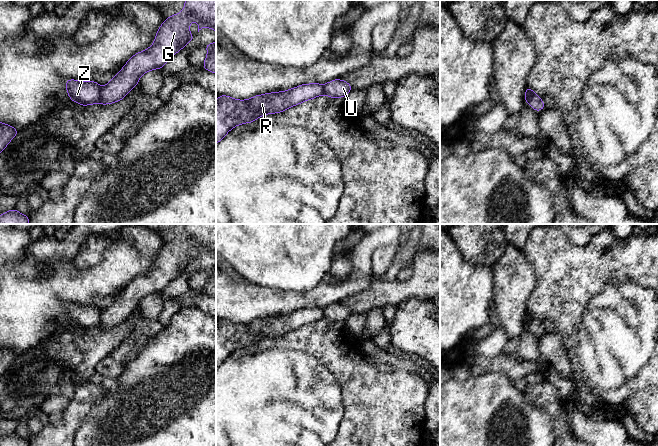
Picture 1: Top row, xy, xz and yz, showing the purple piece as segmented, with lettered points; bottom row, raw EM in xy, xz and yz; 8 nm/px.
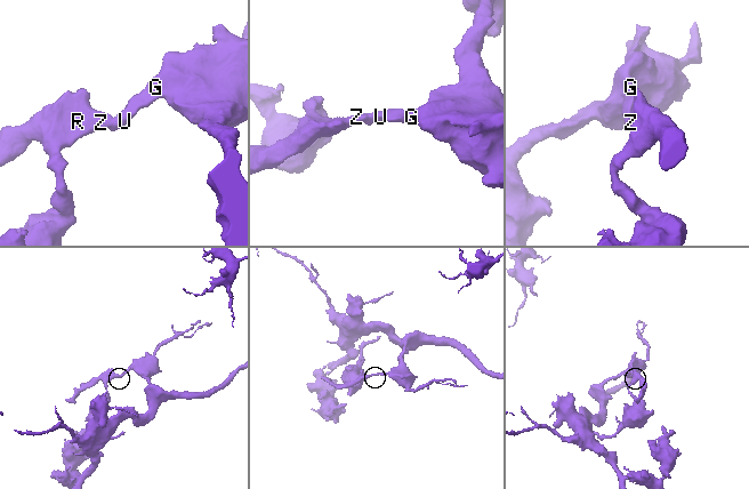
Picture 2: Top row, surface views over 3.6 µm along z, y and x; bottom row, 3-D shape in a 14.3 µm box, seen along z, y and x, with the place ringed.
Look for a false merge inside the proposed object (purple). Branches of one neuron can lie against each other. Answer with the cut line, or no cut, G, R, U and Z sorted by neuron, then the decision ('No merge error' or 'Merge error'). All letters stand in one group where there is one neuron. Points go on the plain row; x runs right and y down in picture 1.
Split along xy (101, 311), (97, 326). Groups: G U / R Z. Merge error

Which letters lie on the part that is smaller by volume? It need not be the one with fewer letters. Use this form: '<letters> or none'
R, Z

